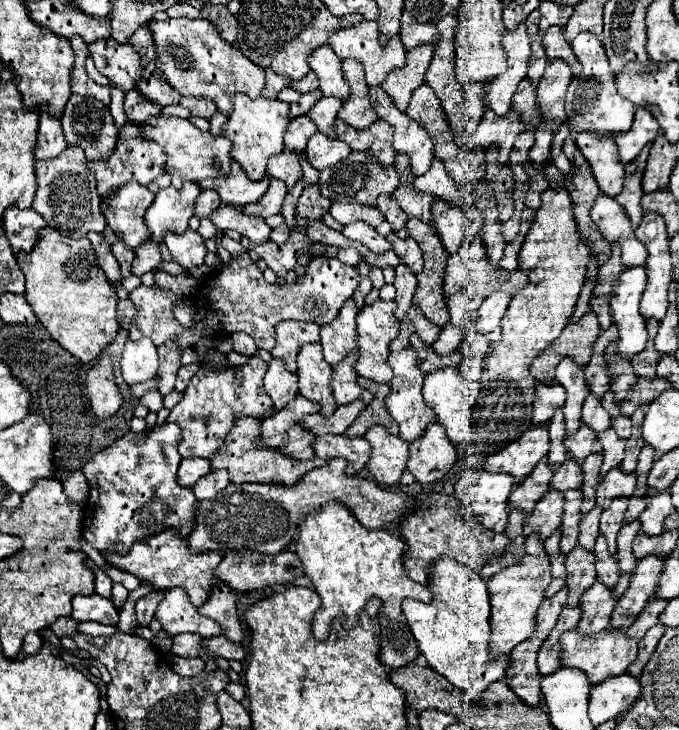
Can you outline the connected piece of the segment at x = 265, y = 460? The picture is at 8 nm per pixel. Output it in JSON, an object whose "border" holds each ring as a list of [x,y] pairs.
{"border":[[[239,416],[239,420],[235,420],[235,426],[231,428],[223,448],[211,458],[213,470],[219,470],[219,468],[229,470],[231,482],[235,482],[235,484],[245,484],[245,482],[273,484],[275,482],[275,484],[283,484],[283,486],[293,486],[313,468],[327,464],[327,460],[321,460],[321,458],[313,458],[307,462],[291,460],[291,458],[283,456],[277,448],[263,448],[259,444],[259,440],[261,440],[261,420]]]}

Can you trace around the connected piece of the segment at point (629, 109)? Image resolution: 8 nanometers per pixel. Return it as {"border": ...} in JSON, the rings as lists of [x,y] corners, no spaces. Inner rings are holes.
{"border":[[[581,32],[571,42],[571,48],[579,58],[579,62],[583,64],[581,76],[577,76],[569,84],[567,98],[565,98],[565,112],[567,112],[567,122],[571,132],[575,134],[581,130],[593,130],[597,134],[605,134],[605,132],[617,134],[629,130],[633,124],[635,106],[629,100],[623,100],[623,96],[619,96],[615,88],[615,74],[611,74],[609,70],[609,60],[605,56],[605,46],[601,44],[601,40],[591,32]]]}

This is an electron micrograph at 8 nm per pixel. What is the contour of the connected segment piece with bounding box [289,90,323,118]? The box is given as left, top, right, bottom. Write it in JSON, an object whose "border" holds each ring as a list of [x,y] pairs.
{"border":[[[311,90],[311,92],[305,92],[305,94],[301,94],[301,98],[295,102],[295,104],[291,104],[291,116],[295,118],[295,116],[303,116],[303,114],[307,114],[319,100],[321,100],[321,96],[323,94],[319,94],[317,90]]]}

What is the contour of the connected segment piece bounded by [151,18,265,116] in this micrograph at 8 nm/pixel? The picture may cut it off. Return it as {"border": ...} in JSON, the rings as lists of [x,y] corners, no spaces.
{"border":[[[169,18],[165,22],[151,22],[151,32],[157,44],[157,68],[181,96],[211,98],[225,116],[231,114],[233,94],[245,92],[251,98],[261,96],[265,70],[247,60],[235,46],[223,42],[219,30],[209,20]]]}

